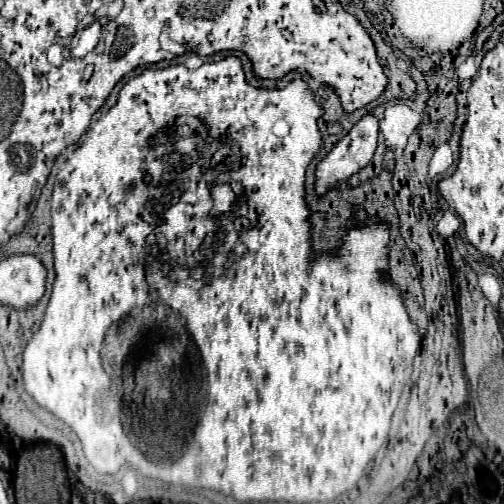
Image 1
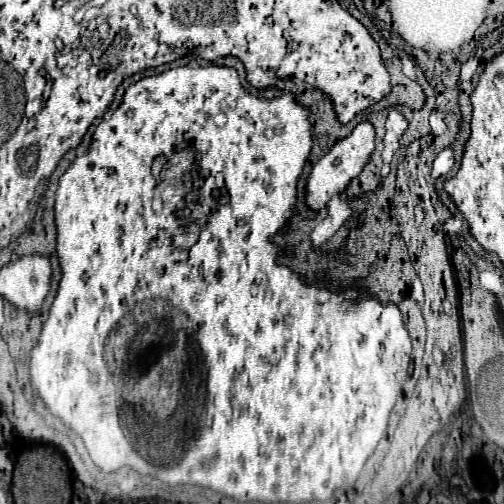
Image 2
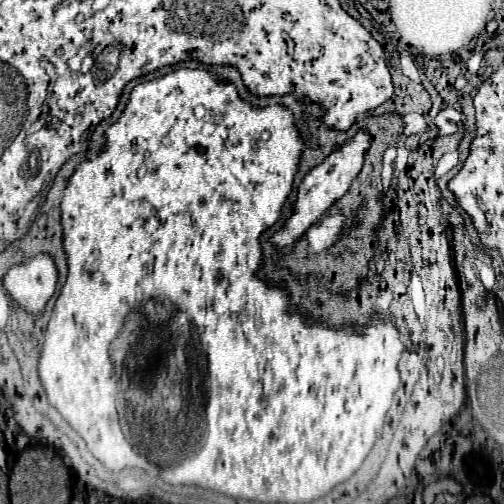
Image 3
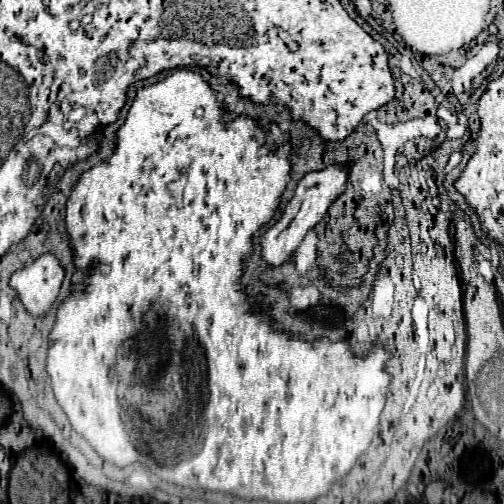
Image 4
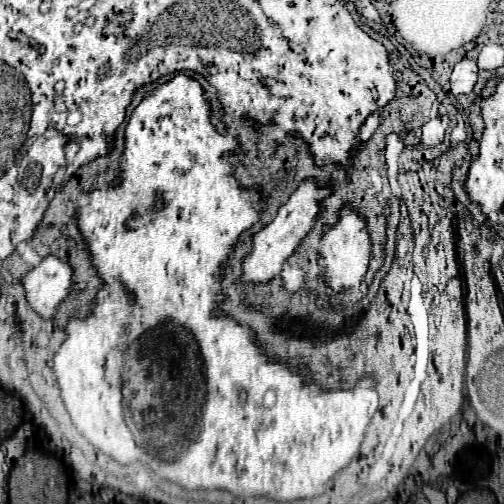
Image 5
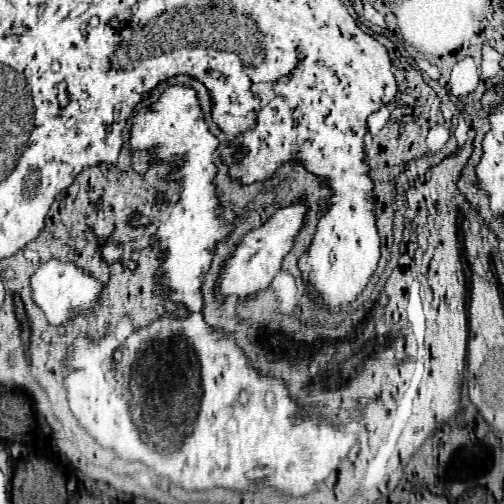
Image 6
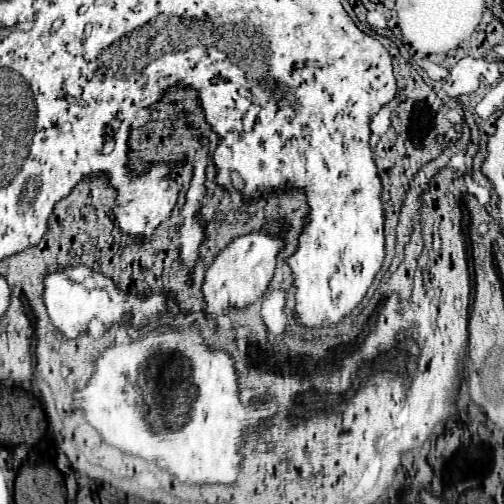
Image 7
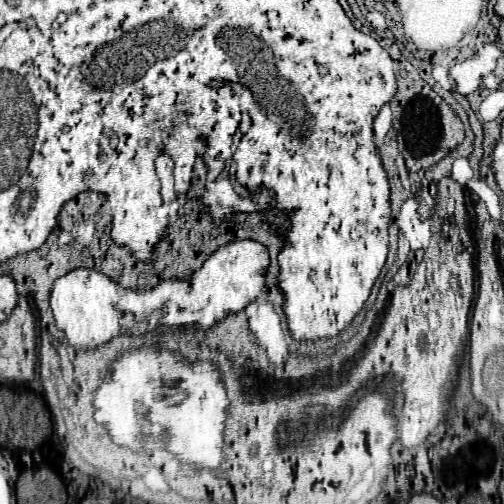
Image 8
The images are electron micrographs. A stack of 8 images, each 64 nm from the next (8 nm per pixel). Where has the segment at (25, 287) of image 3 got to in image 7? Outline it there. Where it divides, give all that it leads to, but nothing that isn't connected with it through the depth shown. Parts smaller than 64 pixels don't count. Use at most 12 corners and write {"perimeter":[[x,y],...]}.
{"perimeter":[[86,266],[44,278],[50,322],[70,340],[136,310],[180,314],[168,290],[124,292]]}

